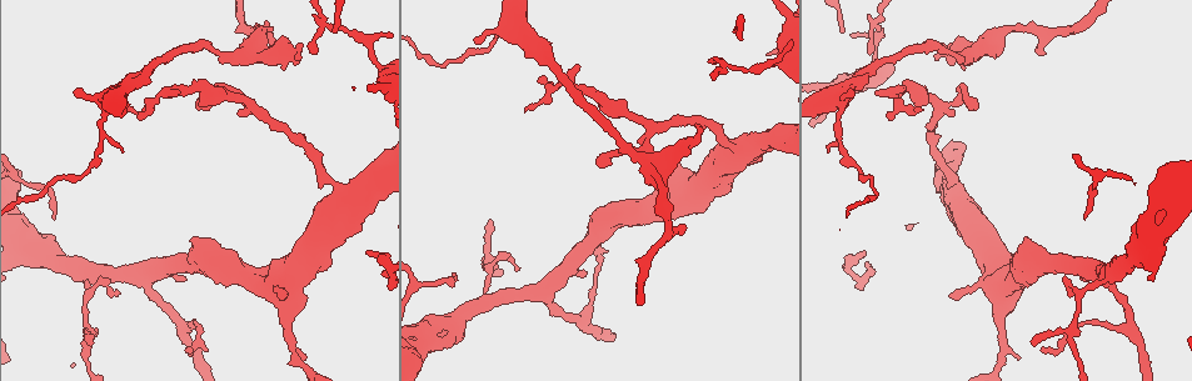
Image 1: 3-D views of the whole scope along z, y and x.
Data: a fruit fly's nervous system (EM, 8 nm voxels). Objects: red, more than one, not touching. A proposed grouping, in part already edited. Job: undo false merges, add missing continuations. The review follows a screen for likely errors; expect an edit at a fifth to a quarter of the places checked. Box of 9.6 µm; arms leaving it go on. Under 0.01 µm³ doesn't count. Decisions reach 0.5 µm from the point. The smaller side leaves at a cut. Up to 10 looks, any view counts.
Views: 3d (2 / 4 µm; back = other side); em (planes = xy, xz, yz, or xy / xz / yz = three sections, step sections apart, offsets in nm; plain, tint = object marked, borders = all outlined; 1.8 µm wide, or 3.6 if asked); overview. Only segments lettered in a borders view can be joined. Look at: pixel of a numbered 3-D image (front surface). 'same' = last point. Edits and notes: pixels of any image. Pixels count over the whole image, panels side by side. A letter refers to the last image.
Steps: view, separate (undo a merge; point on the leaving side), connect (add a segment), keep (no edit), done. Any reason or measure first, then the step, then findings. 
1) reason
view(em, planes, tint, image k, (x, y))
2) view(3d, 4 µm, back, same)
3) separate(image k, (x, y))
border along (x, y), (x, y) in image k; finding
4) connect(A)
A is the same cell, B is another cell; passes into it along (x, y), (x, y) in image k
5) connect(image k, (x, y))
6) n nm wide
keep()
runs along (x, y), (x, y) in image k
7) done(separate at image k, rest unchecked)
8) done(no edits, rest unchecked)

thin end
view(3d, 2 µm, image 1, (452, 272))

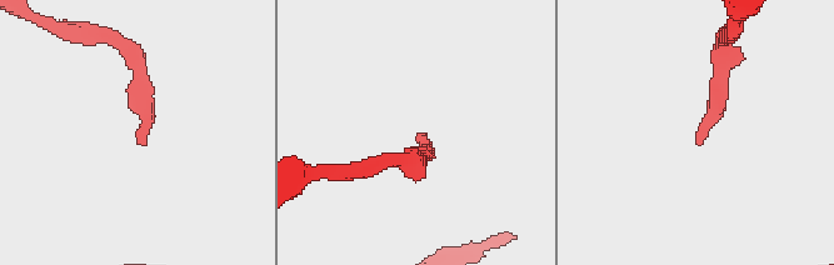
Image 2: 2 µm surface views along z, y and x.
now the EM
view(em, planes, plain, image 2, (142, 141))

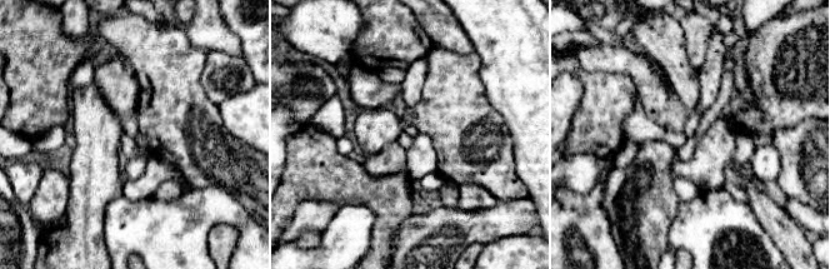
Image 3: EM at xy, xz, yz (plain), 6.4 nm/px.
view(em, planes, borders, same)

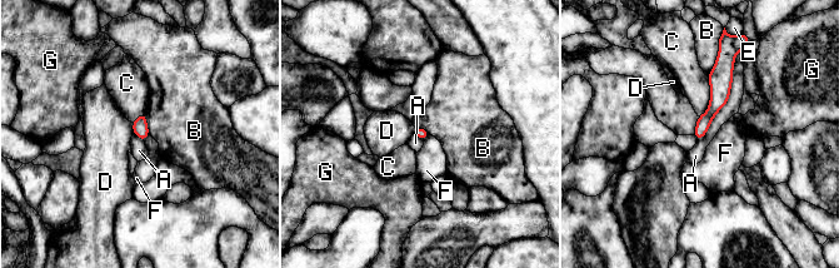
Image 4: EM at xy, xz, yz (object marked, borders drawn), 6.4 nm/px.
70 nm wide
keep()
A, B, C, D, E, F and G are other cells; border along (737, 55), (728, 100), (698, 139) in image 4; no lettered segment goes on from it

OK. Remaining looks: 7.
free end
view(em, planes, borders, image 1, (1035, 344))

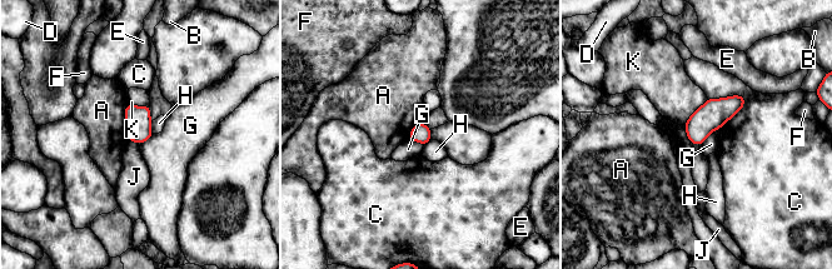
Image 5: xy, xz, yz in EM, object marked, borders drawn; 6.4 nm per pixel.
keep()
A, B, C, D, E, F, G, H, J and K are other cells; border along (153, 134), (138, 144) in image 5; no lettered segment goes on from it

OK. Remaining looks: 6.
thick turns thin
view(em, 3.6 µm, planes, plain, image 1, (279, 285))

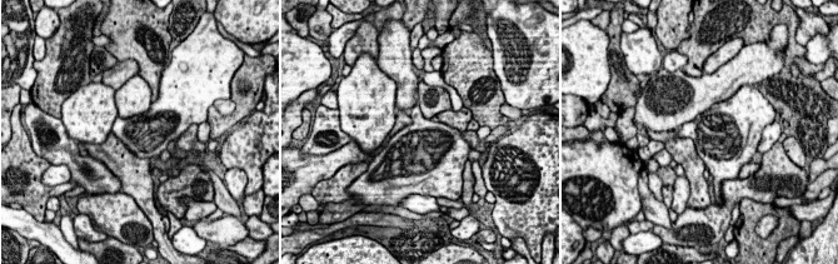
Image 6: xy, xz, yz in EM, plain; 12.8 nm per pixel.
view(em, 3.6 µm, planes, tint, same)

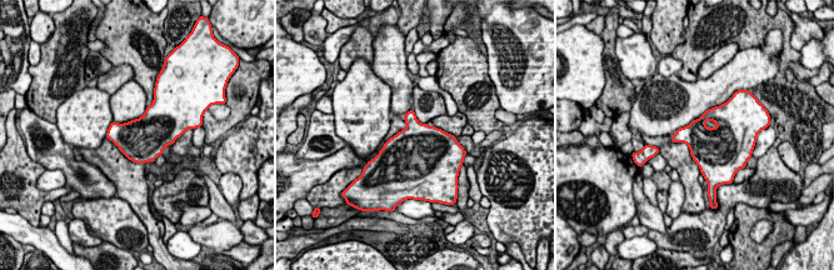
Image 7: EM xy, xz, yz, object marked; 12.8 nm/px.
see the neighbours
view(em, 3.6 µm, planes, borders, same)

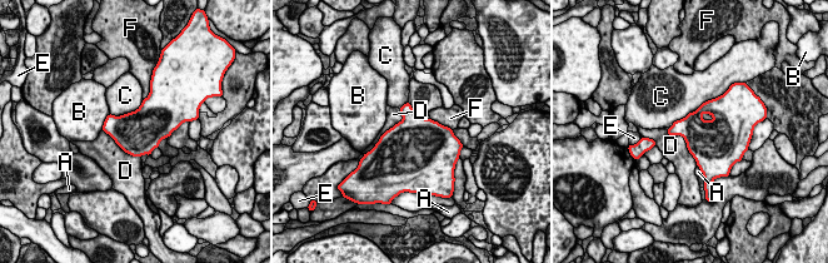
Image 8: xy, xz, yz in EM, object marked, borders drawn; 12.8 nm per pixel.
keep()
A, B, C, D, E and F are other cells; border along (669, 127), (698, 165) in image 8; one neuron here

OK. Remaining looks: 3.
free end
view(em, planes, borders, image 1, (695, 123))

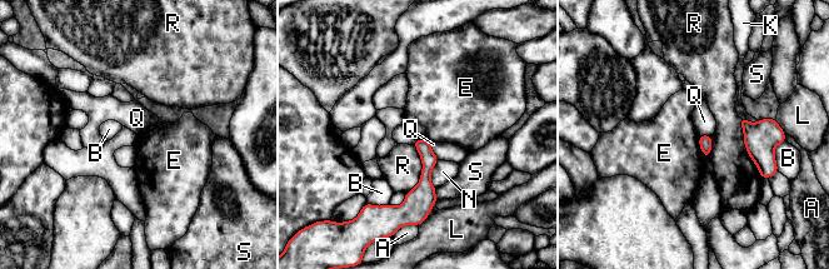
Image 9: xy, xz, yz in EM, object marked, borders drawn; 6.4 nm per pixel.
keep()
A, B, E, K, L, N, Q, R and S are other cells; border along (698, 135), (702, 152) in image 9; none of them fits

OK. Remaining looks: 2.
done(no edits, rest unchecked)

